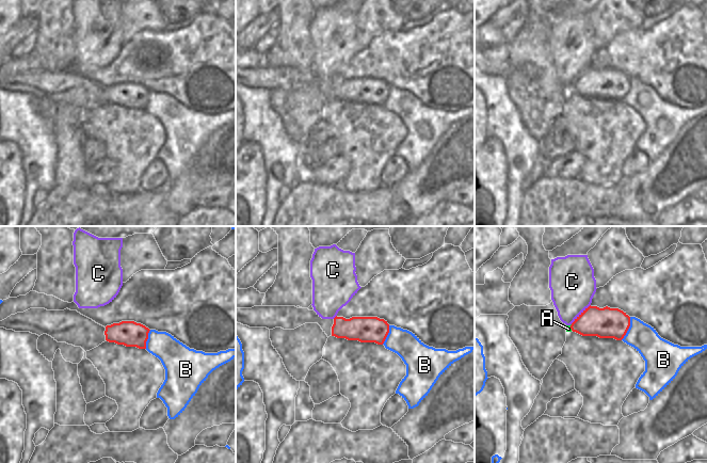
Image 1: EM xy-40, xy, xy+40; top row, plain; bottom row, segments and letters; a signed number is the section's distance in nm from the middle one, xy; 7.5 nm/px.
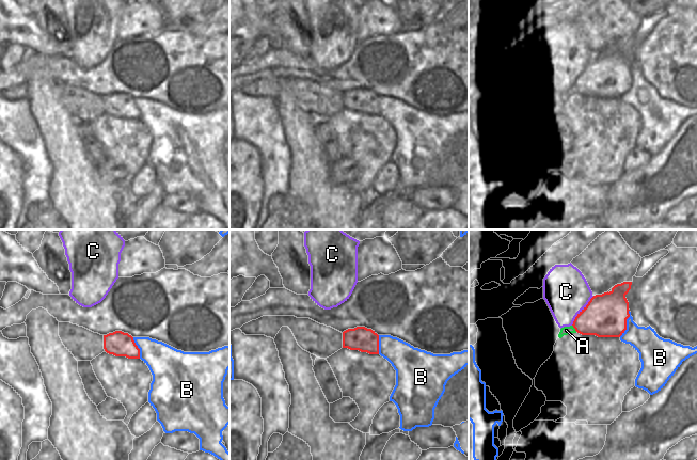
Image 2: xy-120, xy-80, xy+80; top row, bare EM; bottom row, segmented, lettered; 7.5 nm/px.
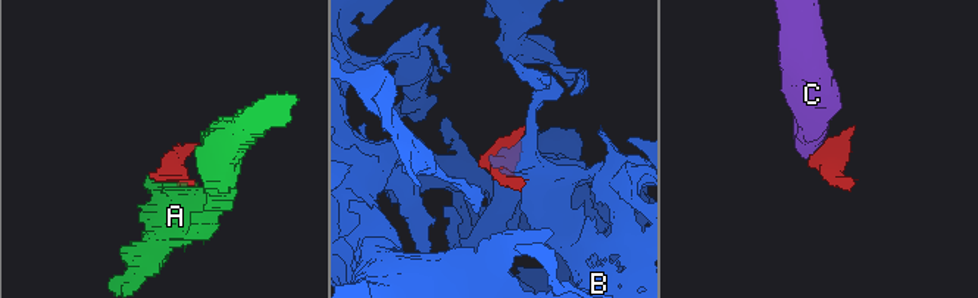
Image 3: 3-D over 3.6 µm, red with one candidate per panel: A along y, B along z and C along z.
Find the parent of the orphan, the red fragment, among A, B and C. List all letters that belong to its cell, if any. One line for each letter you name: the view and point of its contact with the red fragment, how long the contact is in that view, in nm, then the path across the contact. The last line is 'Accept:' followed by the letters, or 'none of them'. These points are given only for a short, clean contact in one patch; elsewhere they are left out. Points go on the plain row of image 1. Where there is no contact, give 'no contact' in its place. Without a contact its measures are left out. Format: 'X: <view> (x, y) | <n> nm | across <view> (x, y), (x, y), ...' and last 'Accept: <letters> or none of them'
A: xy+40 (571, 89) | 50 nm
Accept: A

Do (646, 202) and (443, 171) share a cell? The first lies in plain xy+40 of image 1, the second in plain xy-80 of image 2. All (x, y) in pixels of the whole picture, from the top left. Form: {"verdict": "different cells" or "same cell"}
{"verdict": "same cell"}

